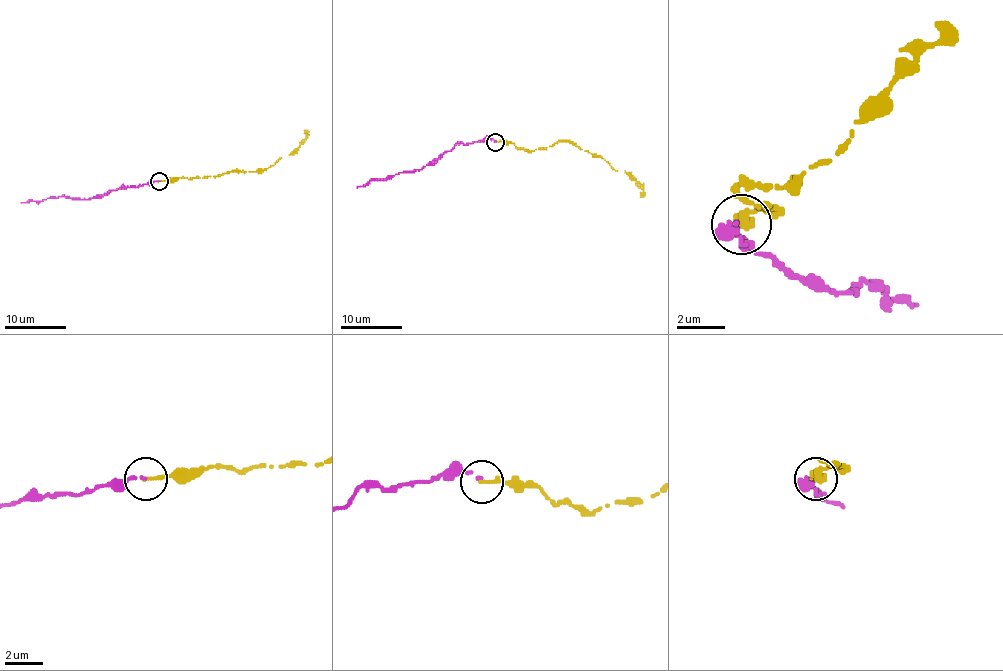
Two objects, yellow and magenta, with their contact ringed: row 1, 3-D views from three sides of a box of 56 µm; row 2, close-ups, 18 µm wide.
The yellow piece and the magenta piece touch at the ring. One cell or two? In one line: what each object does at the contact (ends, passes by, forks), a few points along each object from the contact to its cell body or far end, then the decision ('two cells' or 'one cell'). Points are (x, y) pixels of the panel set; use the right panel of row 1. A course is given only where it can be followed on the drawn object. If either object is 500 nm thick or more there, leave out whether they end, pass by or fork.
yellow ends there; magenta ends there; yellow runs (739, 222), (775, 210), (739, 186), (787, 186), (853, 138), (859, 114), (931, 48), (937, 24); magenta runs (739, 222), (727, 228), (745, 246), (775, 258), (805, 282), (847, 294), (865, 282), (889, 300), (919, 306); one cell

